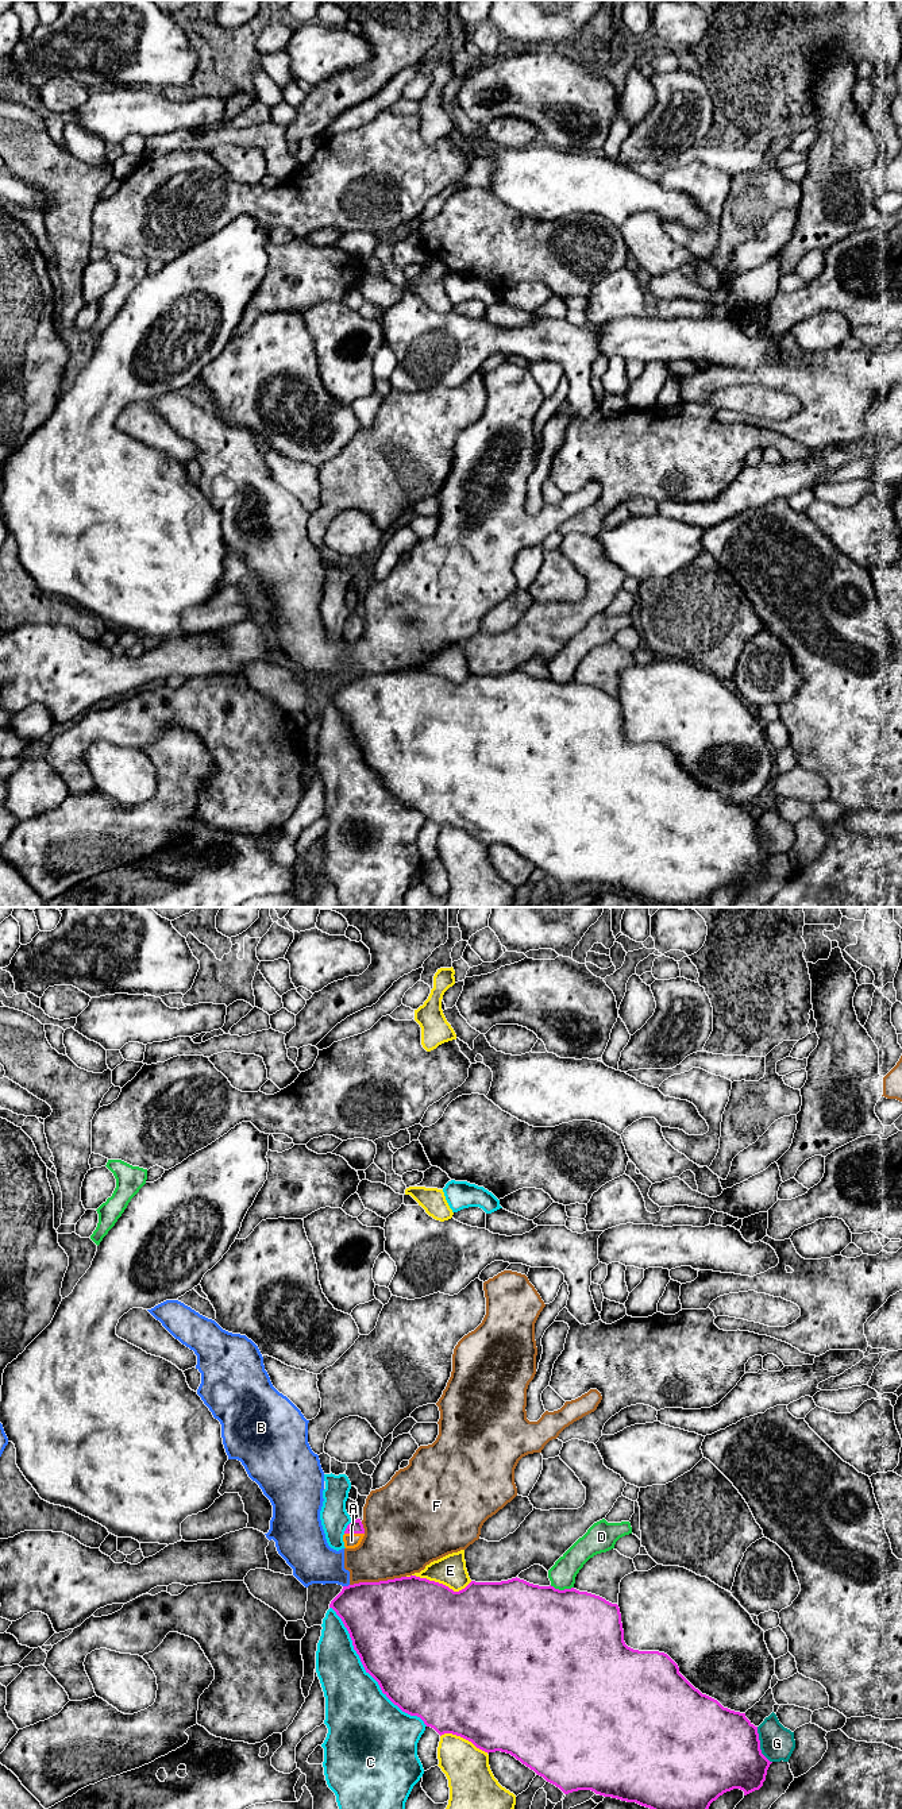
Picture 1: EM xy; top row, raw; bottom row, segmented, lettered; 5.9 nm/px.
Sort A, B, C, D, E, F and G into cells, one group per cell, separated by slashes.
A / B F / C / D / E / G

